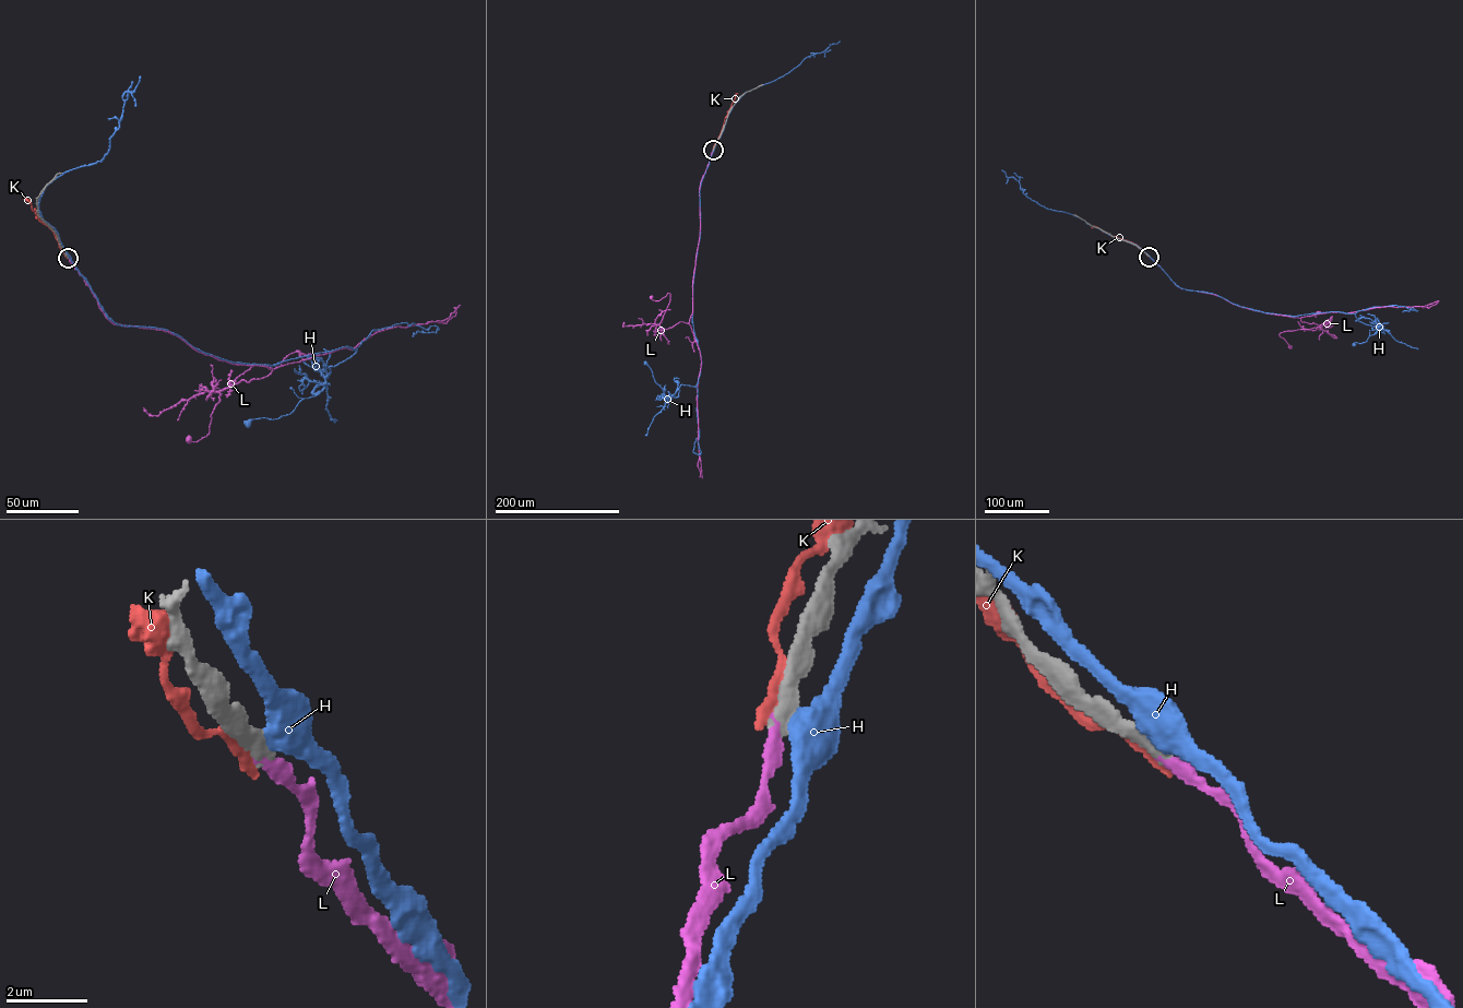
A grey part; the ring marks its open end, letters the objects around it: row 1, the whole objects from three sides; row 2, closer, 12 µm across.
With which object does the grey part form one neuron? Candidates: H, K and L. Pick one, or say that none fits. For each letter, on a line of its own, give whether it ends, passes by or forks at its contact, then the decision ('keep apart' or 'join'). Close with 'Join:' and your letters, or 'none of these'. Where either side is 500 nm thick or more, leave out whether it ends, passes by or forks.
H: keep apart
K: it ends there; keep apart
L: it ends there; join
Join: L

